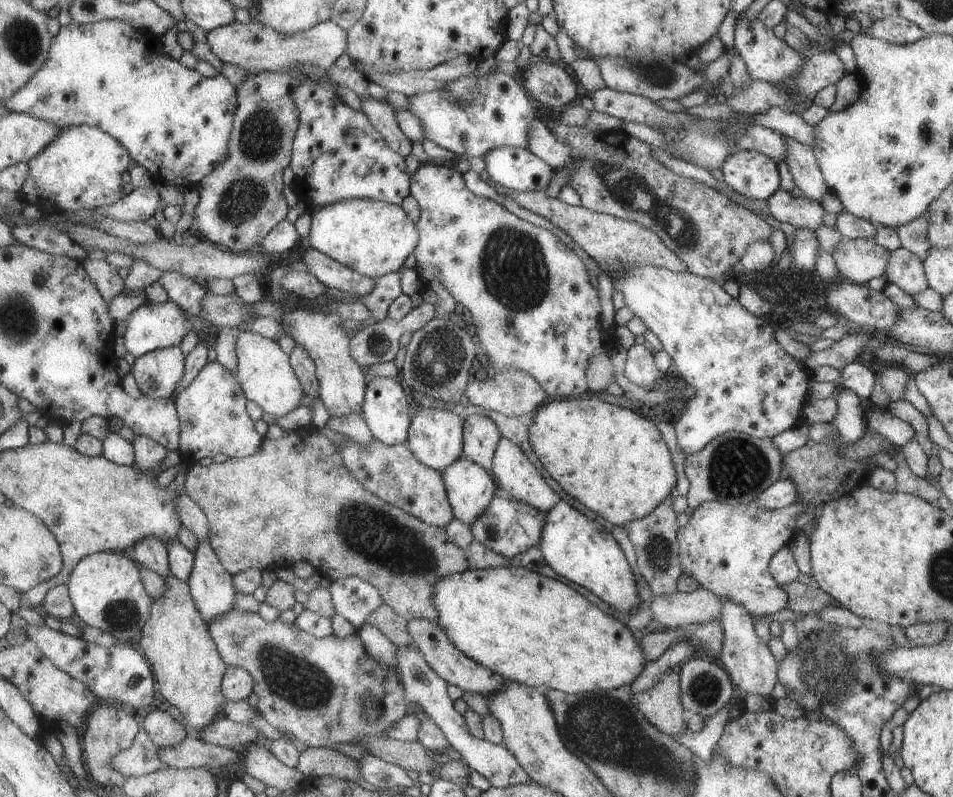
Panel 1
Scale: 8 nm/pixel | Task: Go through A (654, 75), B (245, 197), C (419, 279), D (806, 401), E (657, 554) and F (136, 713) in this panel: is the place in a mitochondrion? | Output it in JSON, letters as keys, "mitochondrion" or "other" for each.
{"A":"mitochondrion","B":"mitochondrion","C":"other","D":"other","E":"mitochondrion","F":"other"}

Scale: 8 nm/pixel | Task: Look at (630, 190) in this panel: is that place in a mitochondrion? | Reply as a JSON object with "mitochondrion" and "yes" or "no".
{"mitochondrion":"yes"}

